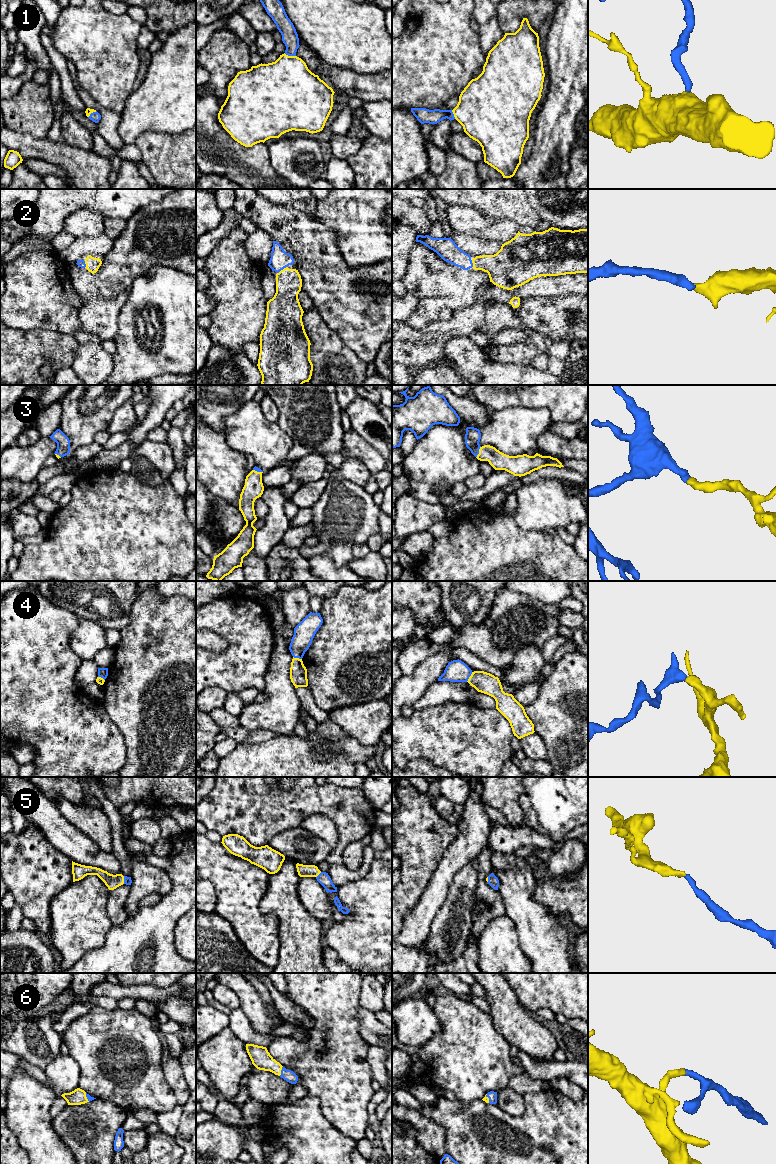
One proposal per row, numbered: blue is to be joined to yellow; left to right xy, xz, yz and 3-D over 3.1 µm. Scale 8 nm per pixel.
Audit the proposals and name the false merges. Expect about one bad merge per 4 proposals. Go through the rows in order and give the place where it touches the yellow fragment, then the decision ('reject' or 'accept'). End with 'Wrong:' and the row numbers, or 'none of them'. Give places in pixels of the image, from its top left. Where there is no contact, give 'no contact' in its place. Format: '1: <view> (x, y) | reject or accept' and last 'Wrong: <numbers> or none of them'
1: xz (290, 56) | accept
2: xz (283, 269) | accept
3: yz (479, 452) | accept
4: yz (469, 677) | accept
5: xy (123, 880) | accept
6: xz (280, 1071) | accept
Wrong: none of them

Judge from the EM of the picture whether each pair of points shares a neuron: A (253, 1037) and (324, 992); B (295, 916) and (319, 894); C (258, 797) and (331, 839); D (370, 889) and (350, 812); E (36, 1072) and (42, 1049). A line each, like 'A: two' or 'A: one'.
A: two
B: two
C: two
D: two
E: two

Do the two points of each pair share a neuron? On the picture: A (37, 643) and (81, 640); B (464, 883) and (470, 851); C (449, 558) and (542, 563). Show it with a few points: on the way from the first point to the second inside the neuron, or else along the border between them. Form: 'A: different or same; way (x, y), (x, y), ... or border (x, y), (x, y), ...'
A: different; border (79, 619), (70, 637), (70, 648), (82, 660)
B: different; border (477, 858), (467, 862), (455, 874), (453, 880)
C: same; way (472, 560), (519, 560)

